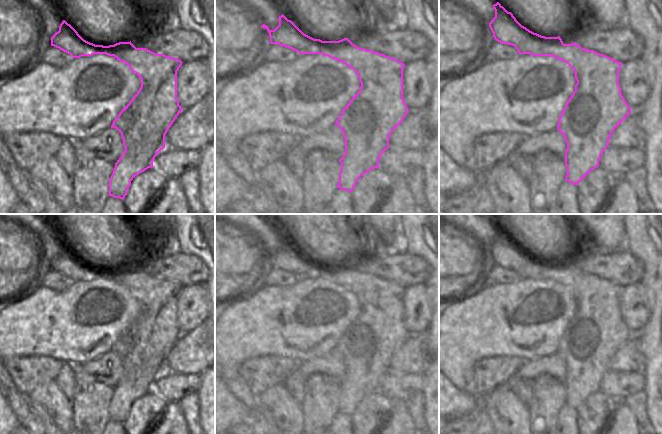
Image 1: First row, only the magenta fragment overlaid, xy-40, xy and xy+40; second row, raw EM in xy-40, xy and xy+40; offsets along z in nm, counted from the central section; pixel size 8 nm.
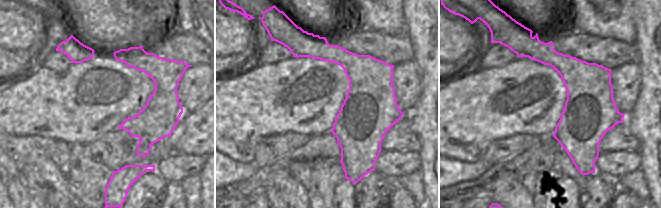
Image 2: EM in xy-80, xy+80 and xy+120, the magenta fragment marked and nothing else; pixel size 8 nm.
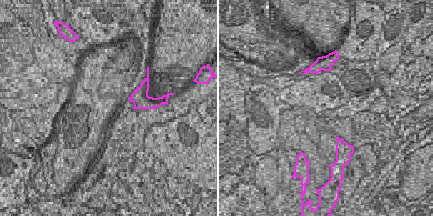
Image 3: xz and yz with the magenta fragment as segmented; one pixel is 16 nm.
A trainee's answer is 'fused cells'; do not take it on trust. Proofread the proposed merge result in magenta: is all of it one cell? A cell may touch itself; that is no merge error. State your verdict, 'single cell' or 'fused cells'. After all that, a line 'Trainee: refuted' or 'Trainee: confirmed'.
fused cells
Trainee: confirmed

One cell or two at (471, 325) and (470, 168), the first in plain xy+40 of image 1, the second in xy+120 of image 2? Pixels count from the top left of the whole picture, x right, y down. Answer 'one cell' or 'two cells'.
two cells

